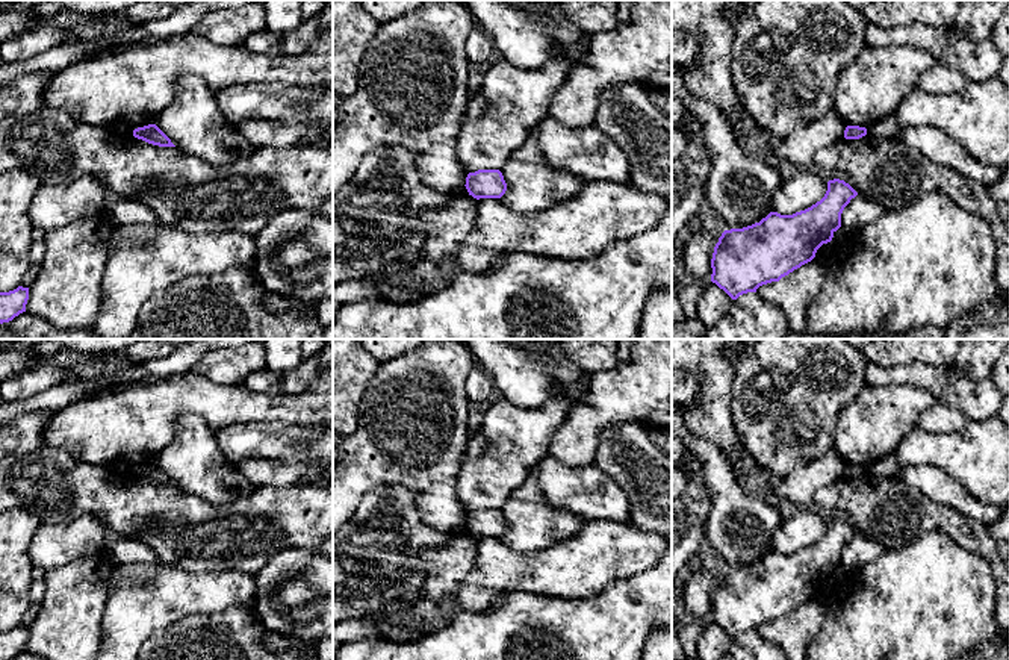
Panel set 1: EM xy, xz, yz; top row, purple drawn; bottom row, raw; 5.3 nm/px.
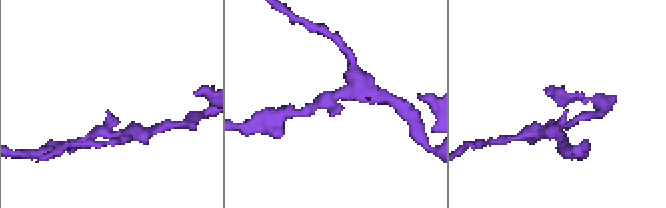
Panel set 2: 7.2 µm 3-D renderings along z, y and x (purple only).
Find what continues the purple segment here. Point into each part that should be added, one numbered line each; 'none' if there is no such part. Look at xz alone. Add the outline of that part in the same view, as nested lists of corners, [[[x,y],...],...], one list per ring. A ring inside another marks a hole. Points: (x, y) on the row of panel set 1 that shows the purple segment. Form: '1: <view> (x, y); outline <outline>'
none

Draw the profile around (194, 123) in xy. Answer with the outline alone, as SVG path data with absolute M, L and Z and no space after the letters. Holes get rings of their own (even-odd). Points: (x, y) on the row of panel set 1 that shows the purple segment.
M198 76L180 79L172 101L154 124L186 154L212 167L250 157L256 147L224 118L216 94Z

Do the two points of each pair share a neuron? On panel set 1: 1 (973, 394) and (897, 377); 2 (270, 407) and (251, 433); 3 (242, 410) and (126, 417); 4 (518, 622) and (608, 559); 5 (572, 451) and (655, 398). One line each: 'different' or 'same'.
1: same
2: different
3: same
4: different
5: same

